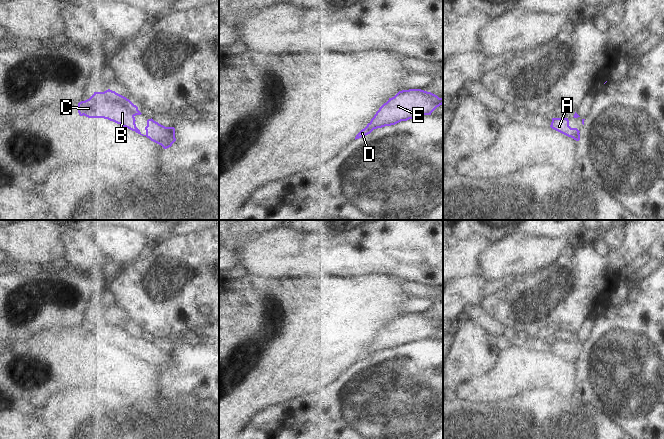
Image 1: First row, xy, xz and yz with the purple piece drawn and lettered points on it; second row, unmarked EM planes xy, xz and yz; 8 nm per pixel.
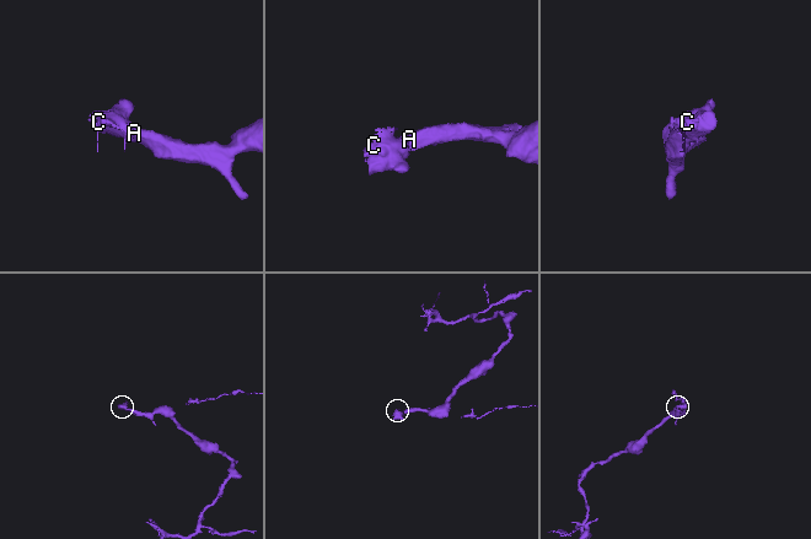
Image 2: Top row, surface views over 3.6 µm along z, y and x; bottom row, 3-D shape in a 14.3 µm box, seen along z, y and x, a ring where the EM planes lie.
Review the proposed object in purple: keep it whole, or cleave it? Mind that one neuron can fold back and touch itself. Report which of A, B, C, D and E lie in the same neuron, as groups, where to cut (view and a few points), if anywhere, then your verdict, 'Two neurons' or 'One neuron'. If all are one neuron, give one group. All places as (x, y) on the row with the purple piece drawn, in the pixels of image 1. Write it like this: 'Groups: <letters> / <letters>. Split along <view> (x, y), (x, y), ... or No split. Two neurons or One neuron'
Groups: A B C D E. No split. One neuron.

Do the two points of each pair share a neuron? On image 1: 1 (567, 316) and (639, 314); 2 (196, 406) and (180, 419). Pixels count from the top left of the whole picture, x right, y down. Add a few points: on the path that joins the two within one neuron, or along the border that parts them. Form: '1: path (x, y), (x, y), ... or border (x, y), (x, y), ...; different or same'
1: border (604, 308), (601, 310); different
2: path (192, 409), (184, 417); same

